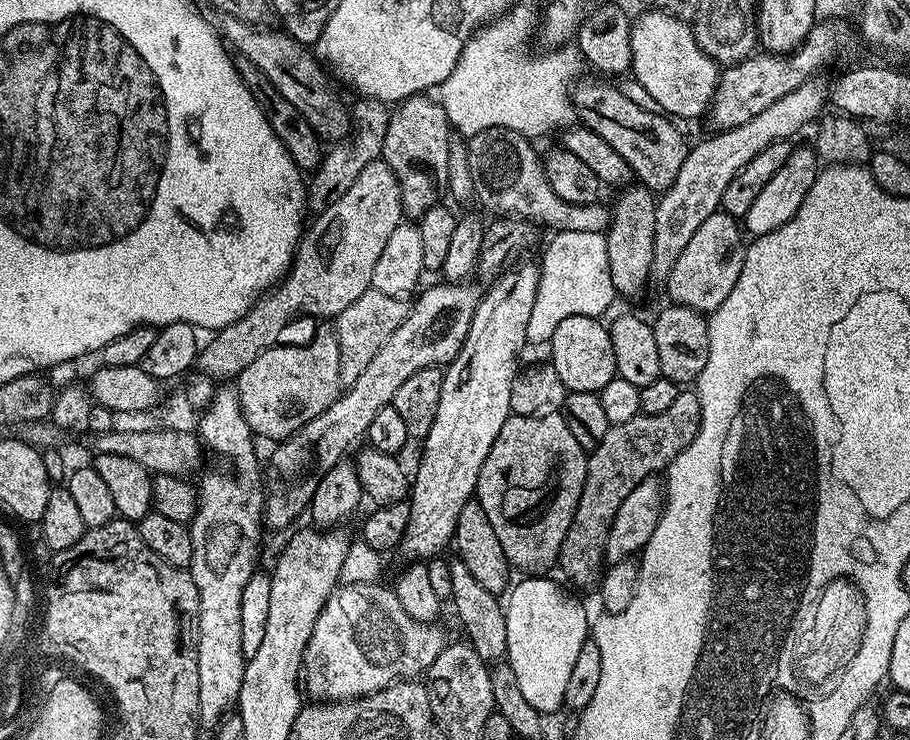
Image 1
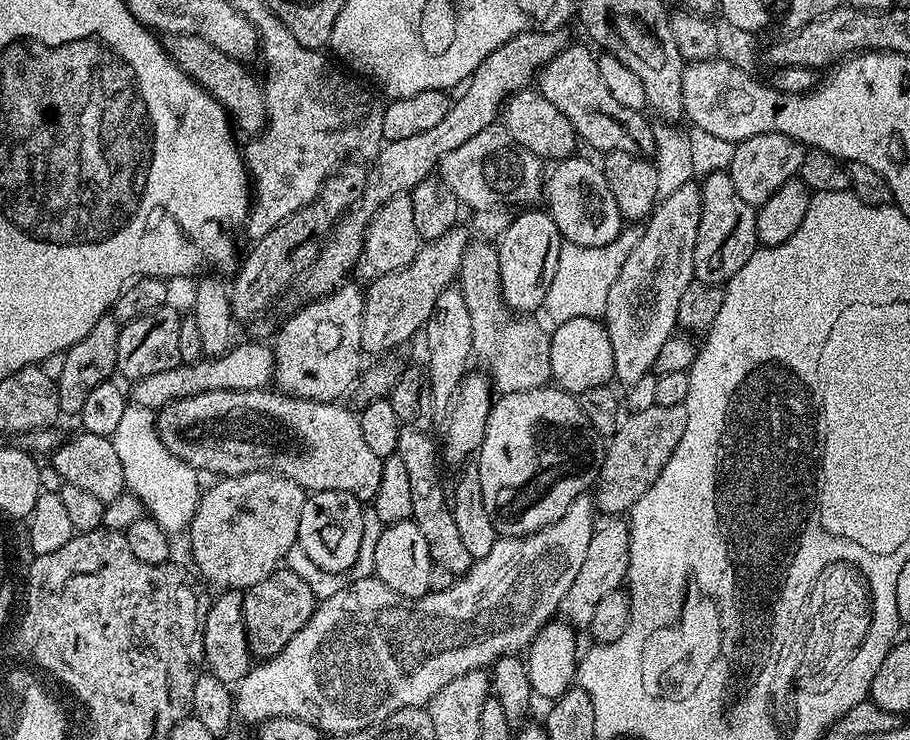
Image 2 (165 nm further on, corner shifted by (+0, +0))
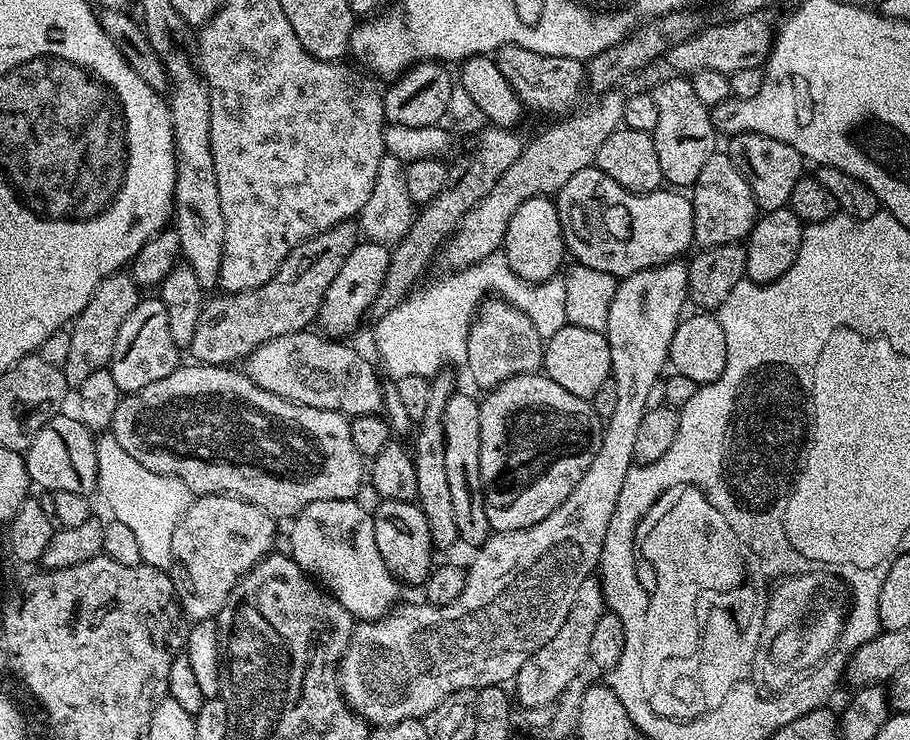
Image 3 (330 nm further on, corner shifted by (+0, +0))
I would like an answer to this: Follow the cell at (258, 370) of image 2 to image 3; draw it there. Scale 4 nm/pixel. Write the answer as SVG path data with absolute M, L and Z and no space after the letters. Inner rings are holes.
M305 330L282 334L282 338L274 338L258 346L258 350L251 352L247 360L243 361L242 370L254 384L262 386L262 390L270 390L270 394L278 394L278 398L286 398L302 406L314 406L318 410L334 410L351 418L378 416L385 411L383 383L381 378L376 377L377 365L373 364L343 339L329 338L316 330Z

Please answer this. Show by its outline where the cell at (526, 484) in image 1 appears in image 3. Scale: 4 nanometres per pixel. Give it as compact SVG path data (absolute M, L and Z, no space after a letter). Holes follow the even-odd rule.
M543 374L516 376L502 382L480 400L484 433L480 465L486 518L492 532L522 530L550 518L582 482L594 454L602 446L605 425L589 401L562 390Z

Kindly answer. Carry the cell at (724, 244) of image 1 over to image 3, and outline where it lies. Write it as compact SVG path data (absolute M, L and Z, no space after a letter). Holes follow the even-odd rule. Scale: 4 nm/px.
M718 150L713 156L706 158L706 166L702 166L696 183L690 189L690 199L694 214L694 240L704 248L747 241L758 219L754 194L750 194L746 178L738 174L738 166L734 166L724 150Z

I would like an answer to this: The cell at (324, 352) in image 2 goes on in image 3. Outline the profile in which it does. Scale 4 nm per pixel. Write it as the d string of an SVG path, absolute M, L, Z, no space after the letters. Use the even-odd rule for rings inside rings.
M371 242L357 243L356 249L342 262L342 270L330 282L330 290L322 298L318 328L329 338L348 338L368 315L368 307L374 302L378 290L382 290L382 278L386 278L386 266L392 257L389 245Z

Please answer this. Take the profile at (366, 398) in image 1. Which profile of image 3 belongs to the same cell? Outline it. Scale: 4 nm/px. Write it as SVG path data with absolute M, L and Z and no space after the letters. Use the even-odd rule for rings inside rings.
M196 496L172 535L172 558L188 575L192 592L181 591L180 611L189 621L220 615L234 586L258 561L273 551L277 521L266 510L237 496Z

